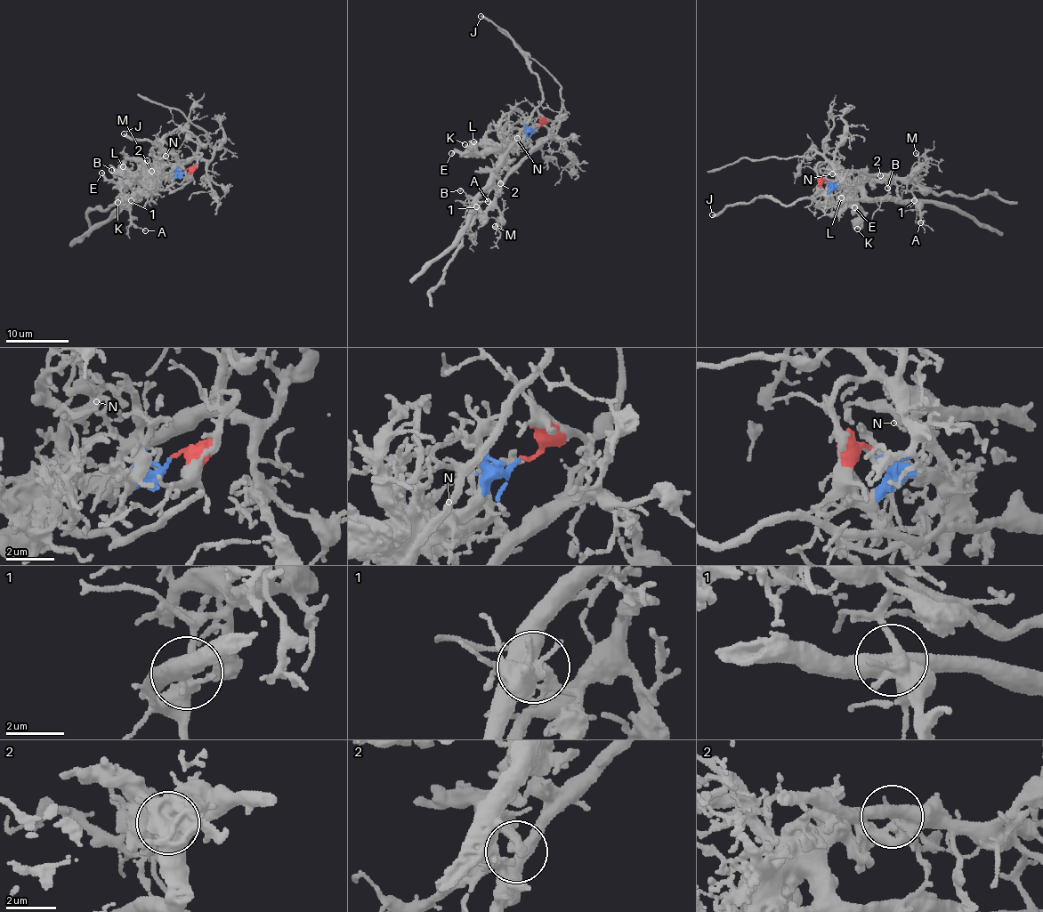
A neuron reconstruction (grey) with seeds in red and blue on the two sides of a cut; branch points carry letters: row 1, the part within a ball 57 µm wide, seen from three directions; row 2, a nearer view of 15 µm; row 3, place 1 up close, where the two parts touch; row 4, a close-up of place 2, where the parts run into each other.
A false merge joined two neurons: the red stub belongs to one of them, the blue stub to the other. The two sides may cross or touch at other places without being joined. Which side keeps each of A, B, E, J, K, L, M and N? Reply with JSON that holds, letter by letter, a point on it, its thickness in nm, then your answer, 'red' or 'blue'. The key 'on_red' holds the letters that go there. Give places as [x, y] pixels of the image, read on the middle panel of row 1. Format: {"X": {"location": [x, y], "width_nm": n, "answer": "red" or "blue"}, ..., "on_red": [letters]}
{"A": {"location": [488, 201], "width_nm": 130, "answer": "red"}, "B": {"location": [460, 190], "width_nm": 140, "answer": "red"}, "E": {"location": [451, 153], "width_nm": 190, "answer": "blue"}, "J": {"location": [481, 16], "width_nm": 320, "answer": "blue"}, "K": {"location": [464, 144], "width_nm": 200, "answer": "blue"}, "L": {"location": [473, 141], "width_nm": 280, "answer": "blue"}, "M": {"location": [495, 226], "width_nm": 170, "answer": "red"}, "N": {"location": [517, 138], "width_nm": 120, "answer": "blue"}, "on_red": ["A", "B", "M"]}

